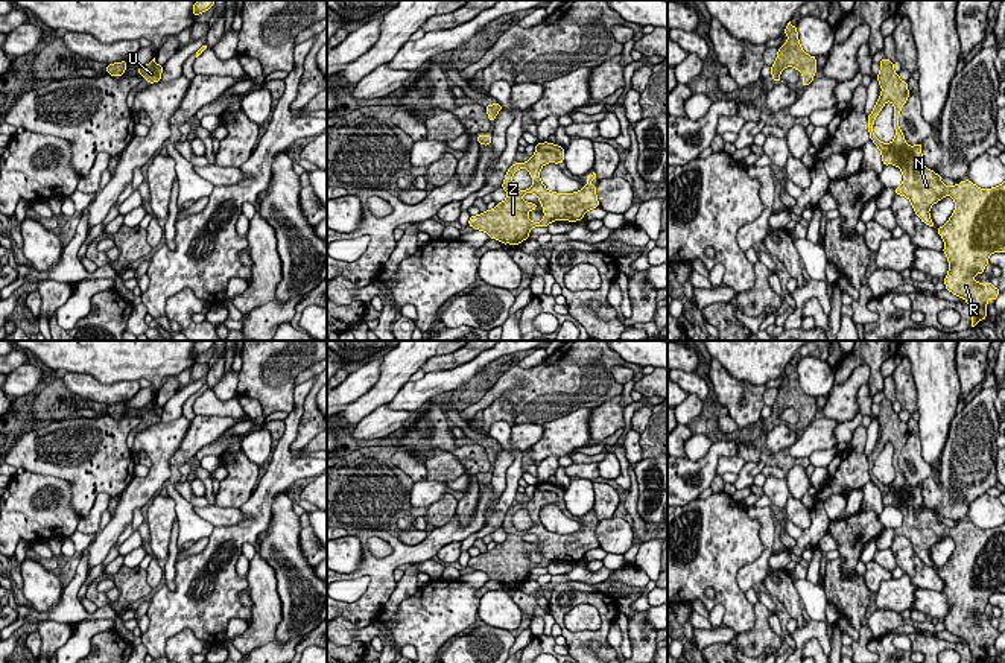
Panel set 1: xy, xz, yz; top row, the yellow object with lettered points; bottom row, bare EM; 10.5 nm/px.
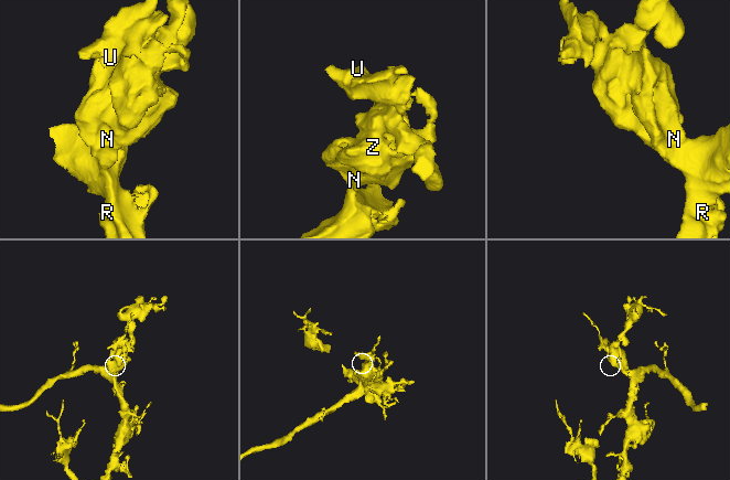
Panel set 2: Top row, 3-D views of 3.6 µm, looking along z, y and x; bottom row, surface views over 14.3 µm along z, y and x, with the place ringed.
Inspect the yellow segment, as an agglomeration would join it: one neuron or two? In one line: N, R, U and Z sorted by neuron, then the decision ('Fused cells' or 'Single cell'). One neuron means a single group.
Groups: N R U Z. Single cell

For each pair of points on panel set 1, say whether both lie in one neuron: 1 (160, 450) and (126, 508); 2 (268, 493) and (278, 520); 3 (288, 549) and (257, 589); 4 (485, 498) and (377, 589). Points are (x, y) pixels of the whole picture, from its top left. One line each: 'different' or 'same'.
1: same
2: different
3: different
4: same

